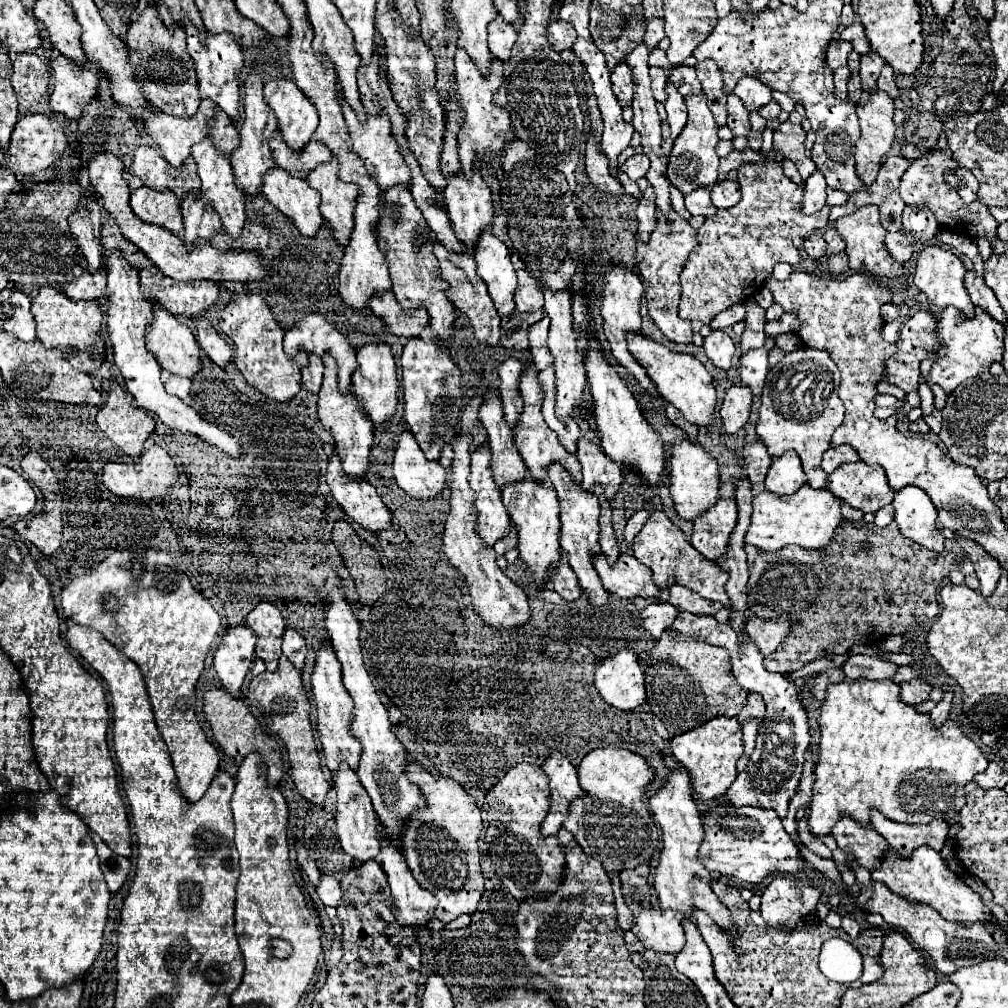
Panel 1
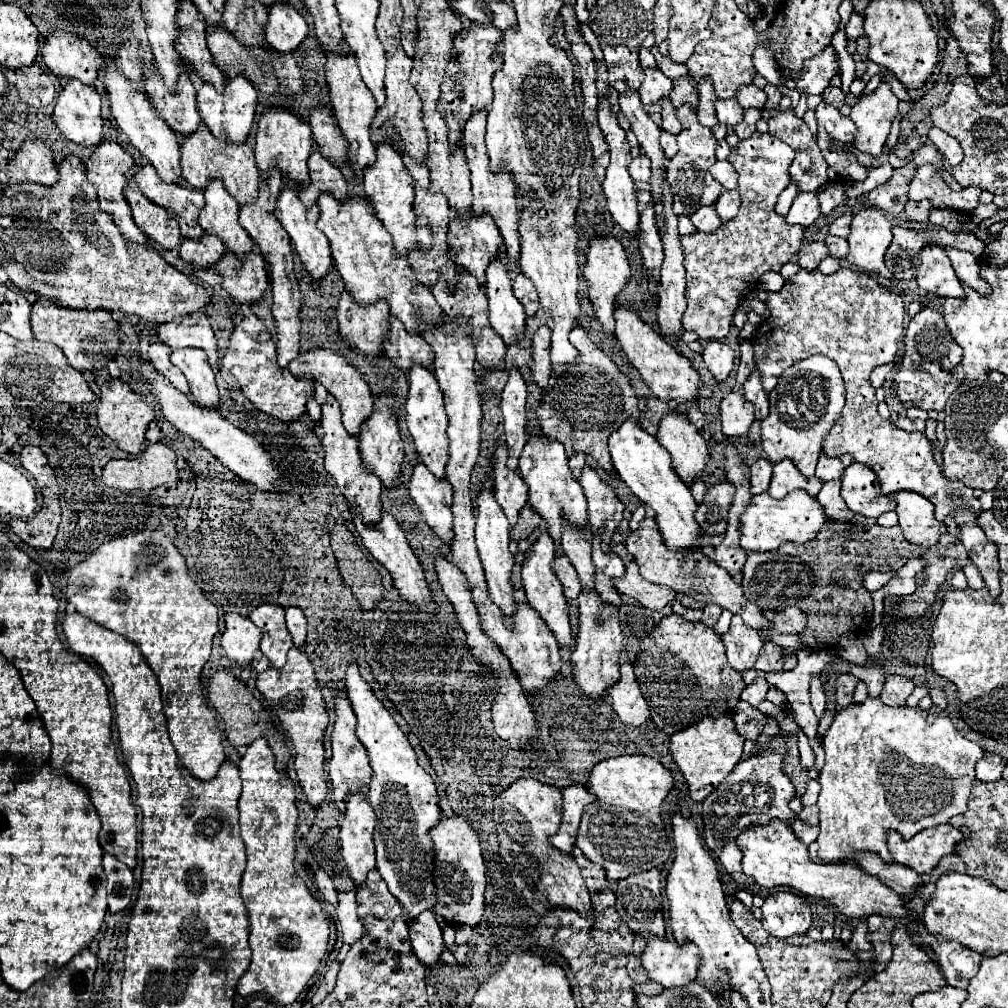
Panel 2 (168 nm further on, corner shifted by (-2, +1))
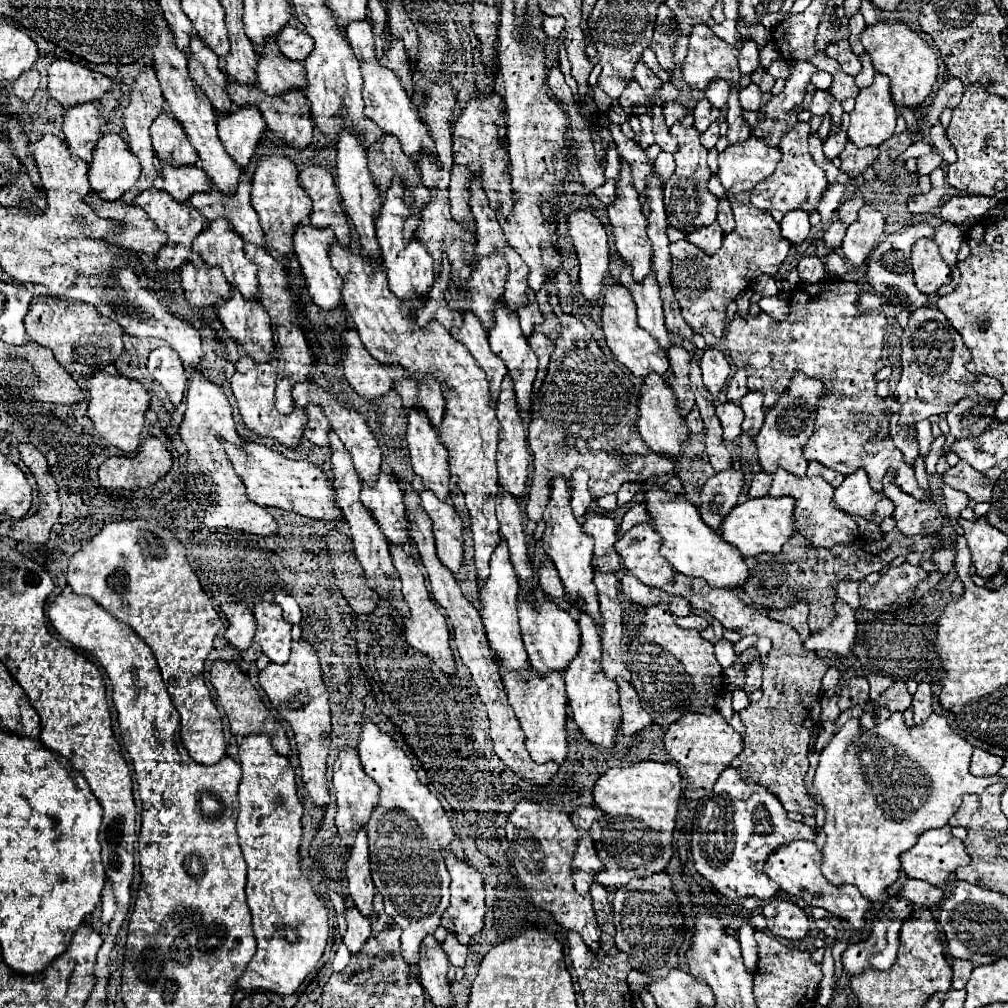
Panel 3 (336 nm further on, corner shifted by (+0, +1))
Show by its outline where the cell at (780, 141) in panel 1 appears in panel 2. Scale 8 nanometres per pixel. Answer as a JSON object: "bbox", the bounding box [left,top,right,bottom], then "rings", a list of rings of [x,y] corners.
{"bbox":[769,110,827,192],"rings":[[[793,110],[773,116],[769,120],[769,134],[795,150],[795,160],[791,162],[791,180],[801,192],[813,192],[827,184],[827,162],[821,156],[813,134],[805,122],[793,114]]]}

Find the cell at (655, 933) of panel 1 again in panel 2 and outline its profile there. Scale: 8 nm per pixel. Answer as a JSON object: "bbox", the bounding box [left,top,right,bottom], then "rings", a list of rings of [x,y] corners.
{"bbox":[641,936,699,986],"rings":[[[653,936],[645,944],[641,962],[649,978],[657,980],[661,986],[683,986],[697,978],[699,950],[691,942],[677,944],[677,940]]]}

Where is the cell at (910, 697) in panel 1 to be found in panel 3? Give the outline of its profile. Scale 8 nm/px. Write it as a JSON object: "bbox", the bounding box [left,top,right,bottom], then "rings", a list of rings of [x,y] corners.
{"bbox":[865,674,893,700],"rings":[[[867,674],[865,678],[869,682],[869,696],[871,696],[871,700],[877,700],[893,684],[893,680],[889,676],[883,676],[883,674]]]}

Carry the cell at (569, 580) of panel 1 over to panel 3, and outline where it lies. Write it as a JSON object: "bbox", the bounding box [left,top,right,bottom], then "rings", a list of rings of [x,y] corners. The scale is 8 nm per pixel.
{"bbox":[537,558,565,600],"rings":[[[549,558],[543,560],[543,564],[541,564],[537,576],[539,576],[539,582],[541,582],[541,584],[539,584],[541,590],[545,590],[545,594],[549,594],[551,600],[561,600],[561,598],[565,598],[565,590],[563,590],[563,586],[561,586],[557,568],[553,566],[553,562],[551,562]]]}

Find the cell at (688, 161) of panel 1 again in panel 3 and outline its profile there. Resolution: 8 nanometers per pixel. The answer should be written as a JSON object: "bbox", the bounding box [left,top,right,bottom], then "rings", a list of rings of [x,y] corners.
{"bbox":[663,124,717,234],"rings":[[[673,124],[671,134],[677,138],[679,148],[673,154],[675,162],[677,162],[677,170],[663,190],[665,192],[665,212],[667,212],[669,226],[679,228],[685,234],[691,234],[693,230],[697,230],[701,226],[709,226],[709,224],[715,222],[717,196],[713,196],[707,188],[711,172],[709,172],[709,166],[707,166],[707,150],[699,142],[697,128],[687,128],[687,126],[681,126],[681,124]]]}

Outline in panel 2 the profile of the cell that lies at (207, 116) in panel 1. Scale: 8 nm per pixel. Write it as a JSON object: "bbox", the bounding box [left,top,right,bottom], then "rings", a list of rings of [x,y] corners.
{"bbox":[181,122,259,204],"rings":[[[201,122],[199,128],[187,136],[181,136],[181,172],[189,186],[193,188],[205,188],[207,178],[223,178],[227,190],[239,204],[255,202],[257,186],[259,186],[259,170],[255,166],[255,154],[249,144],[235,144],[231,140],[219,140],[215,138],[207,126]]]}

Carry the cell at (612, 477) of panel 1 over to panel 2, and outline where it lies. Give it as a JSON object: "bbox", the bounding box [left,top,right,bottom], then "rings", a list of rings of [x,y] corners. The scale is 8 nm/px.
{"bbox":[579,464,625,550],"rings":[[[591,464],[583,466],[583,474],[581,474],[579,482],[583,486],[583,492],[585,492],[587,504],[589,504],[589,526],[593,530],[593,534],[597,534],[599,528],[605,530],[601,544],[603,544],[603,550],[609,550],[611,534],[621,522],[625,506],[617,498],[611,484],[603,482]]]}

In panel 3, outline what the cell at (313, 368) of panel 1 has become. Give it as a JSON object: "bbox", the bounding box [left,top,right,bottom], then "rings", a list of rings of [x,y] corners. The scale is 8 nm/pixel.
{"bbox":[303,406,331,446],"rings":[[[311,406],[311,408],[305,410],[305,412],[307,412],[309,422],[305,424],[305,434],[303,434],[303,436],[305,436],[309,442],[317,444],[317,446],[327,446],[327,444],[329,444],[327,434],[329,434],[331,426],[329,426],[327,418],[321,414],[321,408]]]}

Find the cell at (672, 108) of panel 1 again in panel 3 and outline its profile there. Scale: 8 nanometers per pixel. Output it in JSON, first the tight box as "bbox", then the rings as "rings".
{"bbox":[651,106,677,152],"rings":[[[653,106],[651,110],[651,118],[653,118],[653,134],[655,134],[655,144],[663,150],[663,152],[675,152],[677,150],[677,142],[675,138],[669,134],[669,128],[665,126],[665,118],[663,118],[663,108],[661,106]]]}

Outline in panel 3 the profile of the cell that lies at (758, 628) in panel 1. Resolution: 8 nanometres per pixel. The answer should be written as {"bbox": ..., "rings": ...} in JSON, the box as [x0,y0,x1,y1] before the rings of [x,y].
{"bbox":[769,602,809,640],"rings":[[[797,602],[797,604],[793,604],[789,608],[783,608],[783,610],[771,610],[769,618],[793,626],[799,632],[801,640],[805,640],[807,632],[809,632],[809,628],[807,628],[807,614],[809,614],[807,602]]]}

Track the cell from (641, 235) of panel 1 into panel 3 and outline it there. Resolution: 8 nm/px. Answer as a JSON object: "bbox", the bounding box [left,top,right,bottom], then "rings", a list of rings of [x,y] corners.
{"bbox":[619,265,673,352],"rings":[[[627,265],[619,274],[619,282],[633,294],[633,300],[637,304],[639,326],[643,330],[647,330],[657,340],[657,344],[663,352],[667,352],[673,346],[673,342],[669,340],[667,330],[665,330],[663,306],[661,306],[661,298],[659,298],[659,286],[657,286],[657,280],[653,278],[653,274],[649,274],[643,284],[635,284],[631,267]]]}

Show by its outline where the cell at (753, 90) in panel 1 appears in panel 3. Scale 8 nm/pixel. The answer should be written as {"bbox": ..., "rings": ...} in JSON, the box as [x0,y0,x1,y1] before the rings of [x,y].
{"bbox":[739,84,761,110],"rings":[[[749,84],[747,88],[743,88],[739,92],[739,100],[741,100],[741,106],[745,110],[759,110],[761,108],[761,90],[757,84]]]}

